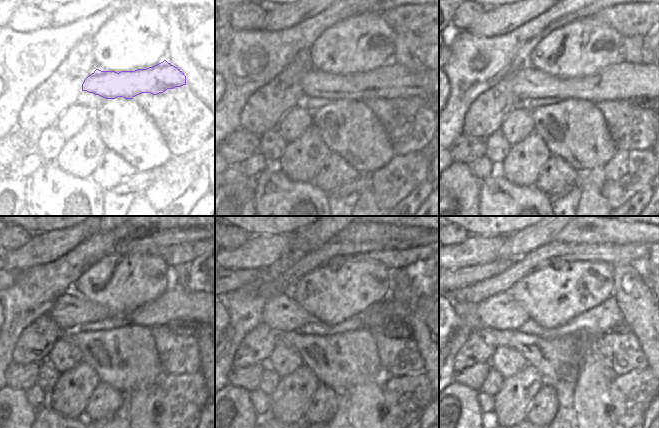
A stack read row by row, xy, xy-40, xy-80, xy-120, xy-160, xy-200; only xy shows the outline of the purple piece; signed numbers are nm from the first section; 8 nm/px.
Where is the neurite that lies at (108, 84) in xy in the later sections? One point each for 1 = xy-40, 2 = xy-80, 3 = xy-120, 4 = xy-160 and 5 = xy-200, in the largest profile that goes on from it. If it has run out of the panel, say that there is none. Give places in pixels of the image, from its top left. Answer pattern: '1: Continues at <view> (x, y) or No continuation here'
1: Continues at xy-40 (392, 80)
2: Continues at xy-80 (623, 80)
3: Continues at xy-120 (177, 303)
4: Continues at xy-160 (282, 312)
5: Continues at xy-200 (501, 311)

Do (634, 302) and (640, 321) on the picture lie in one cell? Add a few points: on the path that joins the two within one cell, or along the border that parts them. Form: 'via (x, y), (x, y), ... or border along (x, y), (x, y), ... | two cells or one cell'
via (639, 307), (640, 316) | one cell

